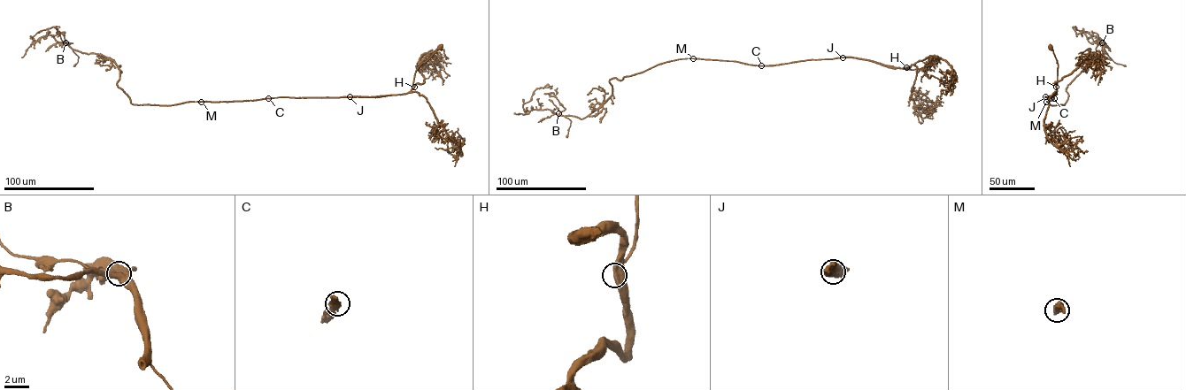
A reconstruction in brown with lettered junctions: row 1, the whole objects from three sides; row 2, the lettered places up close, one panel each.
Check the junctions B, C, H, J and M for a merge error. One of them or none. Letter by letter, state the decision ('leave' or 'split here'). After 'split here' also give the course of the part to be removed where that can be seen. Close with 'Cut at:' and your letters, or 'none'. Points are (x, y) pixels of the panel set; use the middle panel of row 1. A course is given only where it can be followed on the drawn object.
B: leave
C: leave
H: leave
J: split here | (843, 57), (903, 68), (929, 56), (936, 56), (951, 66), (953, 81), (949, 83), (931, 75), (928, 77)
M: leave
Cut at: J

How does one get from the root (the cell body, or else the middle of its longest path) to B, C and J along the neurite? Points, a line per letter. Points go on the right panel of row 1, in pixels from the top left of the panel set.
B: (1051, 46), (1057, 93), (1045, 96), (1054, 105), (1066, 103), (1066, 87), (1089, 60), (1107, 54), (1102, 42)
C: (1051, 46), (1058, 64), (1057, 93), (1045, 96), (1054, 98)
J: (1051, 46), (1058, 64), (1057, 93), (1045, 96)

